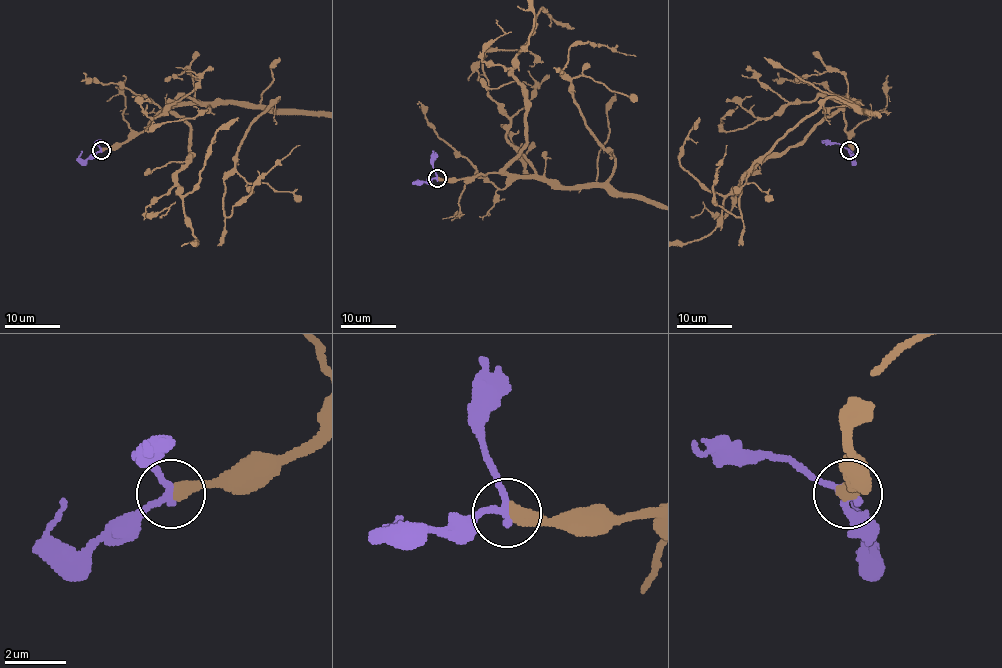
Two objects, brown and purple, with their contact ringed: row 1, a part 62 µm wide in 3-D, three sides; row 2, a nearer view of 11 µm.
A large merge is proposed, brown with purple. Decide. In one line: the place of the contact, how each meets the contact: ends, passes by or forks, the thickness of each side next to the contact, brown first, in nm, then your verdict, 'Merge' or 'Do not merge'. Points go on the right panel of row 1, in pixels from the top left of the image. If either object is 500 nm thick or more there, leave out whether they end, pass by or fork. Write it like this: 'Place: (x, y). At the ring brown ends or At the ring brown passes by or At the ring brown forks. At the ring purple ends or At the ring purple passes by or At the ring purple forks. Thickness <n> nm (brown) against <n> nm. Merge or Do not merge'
Place: (849, 150). At the ring brown ends. At the ring purple passes by. Thickness 480 nm (brown) against 260 nm. Merge

